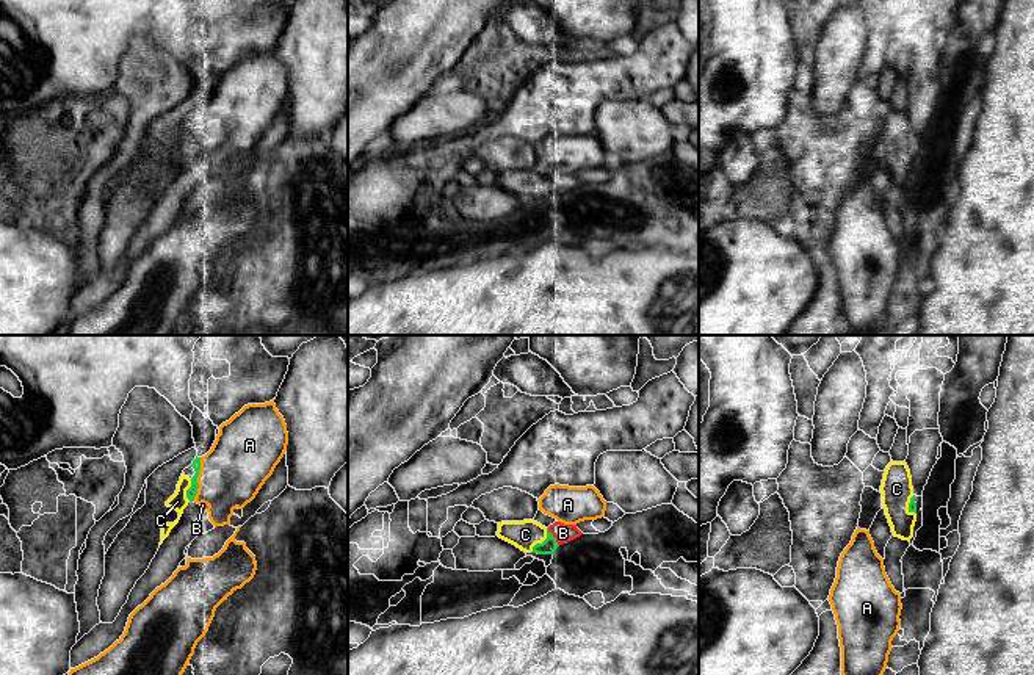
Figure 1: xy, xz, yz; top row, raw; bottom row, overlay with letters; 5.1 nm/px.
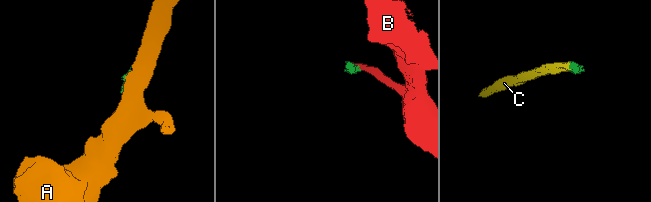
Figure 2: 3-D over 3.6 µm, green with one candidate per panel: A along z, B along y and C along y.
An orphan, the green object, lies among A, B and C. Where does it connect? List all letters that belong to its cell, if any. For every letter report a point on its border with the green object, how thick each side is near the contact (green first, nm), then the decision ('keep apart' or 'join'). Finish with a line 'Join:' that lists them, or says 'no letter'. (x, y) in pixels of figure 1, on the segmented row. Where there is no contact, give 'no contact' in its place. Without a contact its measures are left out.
A: contact xy (196, 480); calibres 50 and 320 nm; keep apart
B: contact xz (553, 537); calibres 80 and 100 nm; keep apart
C: contact xz (542, 542); calibres 80 and 150 nm; join
Join: C

